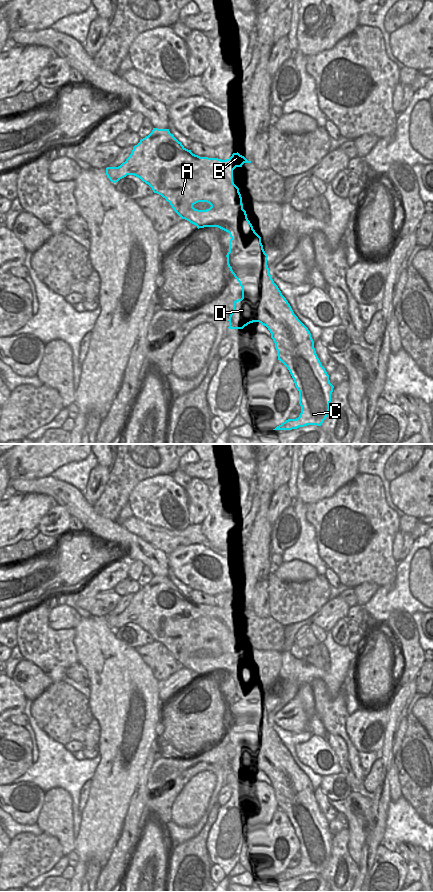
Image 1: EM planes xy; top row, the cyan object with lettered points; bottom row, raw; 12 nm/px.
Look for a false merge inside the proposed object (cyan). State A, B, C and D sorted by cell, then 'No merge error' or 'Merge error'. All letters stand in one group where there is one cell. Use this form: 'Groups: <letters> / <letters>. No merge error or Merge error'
Groups: A B C D. No merge error

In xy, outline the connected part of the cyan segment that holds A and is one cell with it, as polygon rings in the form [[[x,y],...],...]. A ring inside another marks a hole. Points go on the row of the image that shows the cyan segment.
[[[153,128],[148,136],[133,147],[125,162],[118,167],[107,167],[106,175],[113,183],[127,175],[134,175],[148,184],[154,193],[165,198],[182,219],[196,225],[198,229],[218,227],[229,233],[231,239],[226,255],[227,265],[242,288],[242,298],[234,301],[228,328],[243,329],[253,322],[266,326],[275,343],[278,360],[287,367],[299,391],[299,417],[288,419],[273,430],[321,426],[330,410],[334,386],[315,352],[310,331],[294,314],[269,274],[268,255],[263,249],[261,237],[248,220],[239,188],[233,182],[233,170],[242,167],[244,163],[251,161],[238,152],[226,160],[200,157],[186,149],[169,129]],[[198,202],[207,202],[211,207],[206,210],[195,209],[193,205]]]

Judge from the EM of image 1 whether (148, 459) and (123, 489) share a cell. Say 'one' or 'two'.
one

